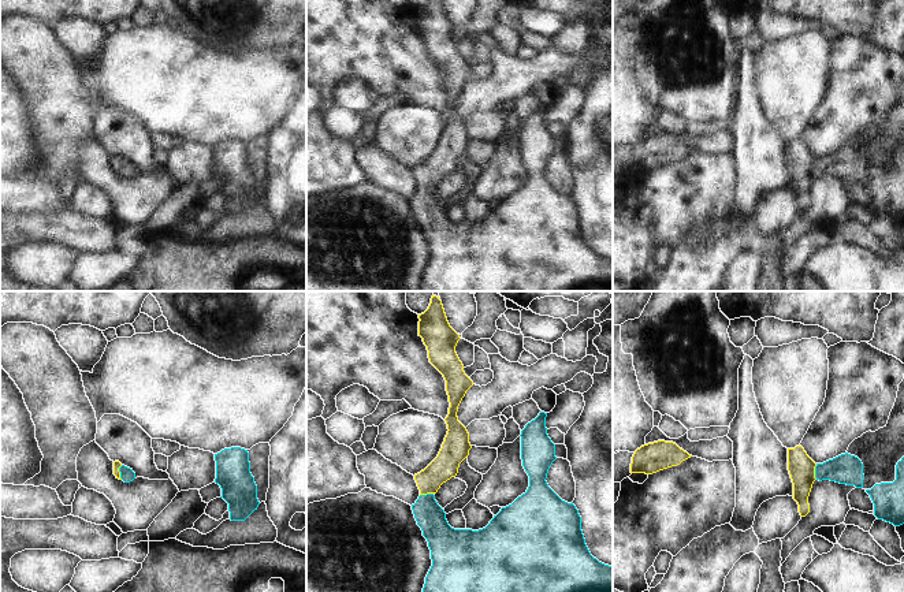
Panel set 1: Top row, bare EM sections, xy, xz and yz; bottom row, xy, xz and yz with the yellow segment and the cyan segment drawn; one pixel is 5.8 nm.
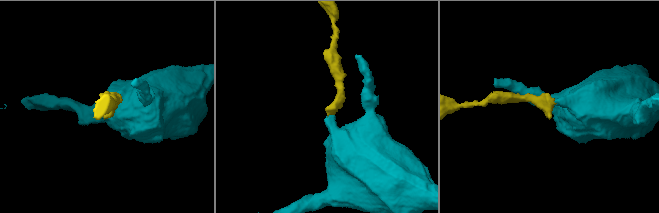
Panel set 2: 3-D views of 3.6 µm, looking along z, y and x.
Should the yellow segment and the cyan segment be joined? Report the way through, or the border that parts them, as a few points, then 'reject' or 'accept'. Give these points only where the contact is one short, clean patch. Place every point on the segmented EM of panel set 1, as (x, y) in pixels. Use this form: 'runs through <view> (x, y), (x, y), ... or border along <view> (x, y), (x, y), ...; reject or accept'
runs through yz (802, 468), (806, 472), (814, 472), (847, 469); accept

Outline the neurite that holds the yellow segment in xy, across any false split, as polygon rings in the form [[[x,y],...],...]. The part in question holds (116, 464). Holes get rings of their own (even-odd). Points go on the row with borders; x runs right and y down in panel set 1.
[[[119,461],[114,462],[114,474],[116,479],[123,480],[124,483],[130,483],[135,479],[133,469],[122,465]]]

